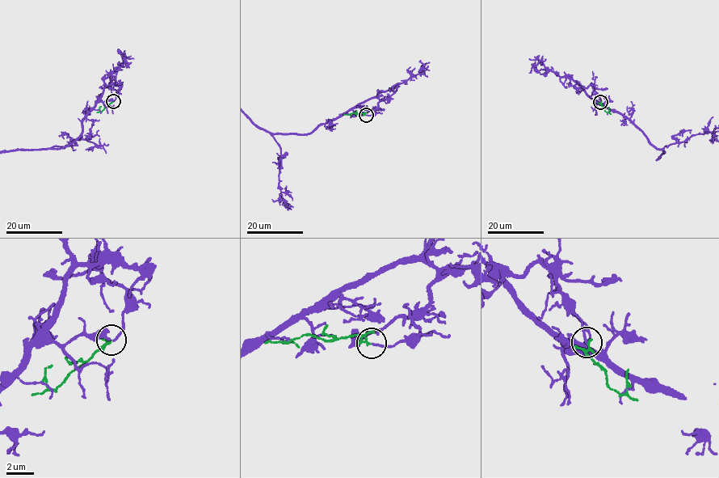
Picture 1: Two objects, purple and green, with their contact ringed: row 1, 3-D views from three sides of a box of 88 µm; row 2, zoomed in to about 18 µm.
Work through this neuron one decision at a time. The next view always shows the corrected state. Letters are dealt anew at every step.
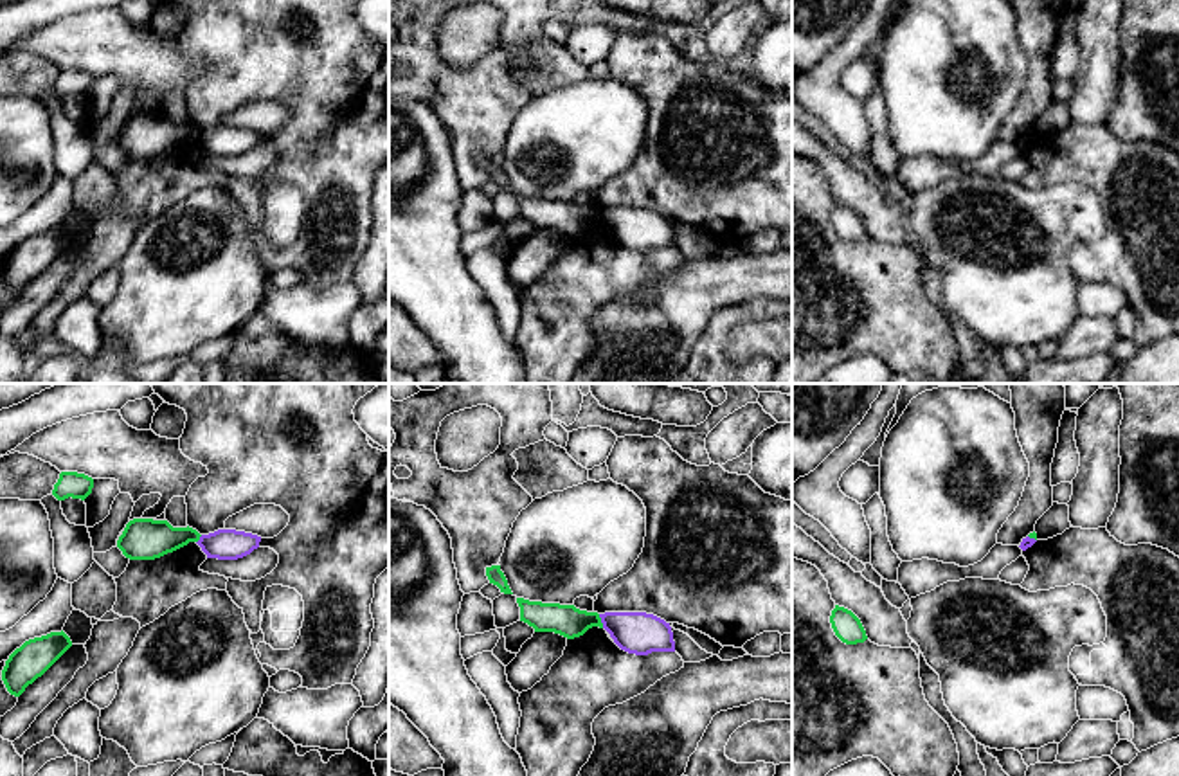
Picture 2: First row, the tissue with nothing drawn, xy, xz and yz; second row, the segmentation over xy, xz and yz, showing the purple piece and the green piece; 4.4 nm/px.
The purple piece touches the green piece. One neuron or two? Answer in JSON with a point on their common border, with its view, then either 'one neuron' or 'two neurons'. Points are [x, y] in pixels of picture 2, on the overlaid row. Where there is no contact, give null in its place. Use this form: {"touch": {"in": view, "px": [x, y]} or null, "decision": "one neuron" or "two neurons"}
{"touch": {"in": "xz", "px": [602, 622]}, "decision": "two neurons"}

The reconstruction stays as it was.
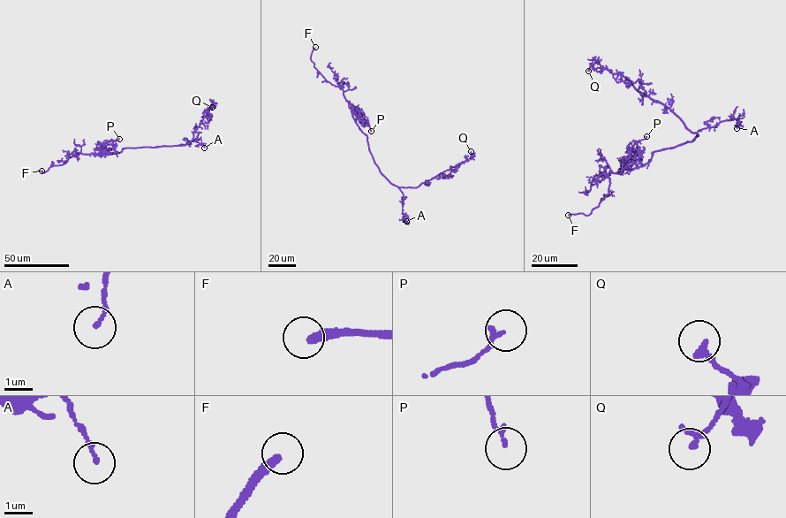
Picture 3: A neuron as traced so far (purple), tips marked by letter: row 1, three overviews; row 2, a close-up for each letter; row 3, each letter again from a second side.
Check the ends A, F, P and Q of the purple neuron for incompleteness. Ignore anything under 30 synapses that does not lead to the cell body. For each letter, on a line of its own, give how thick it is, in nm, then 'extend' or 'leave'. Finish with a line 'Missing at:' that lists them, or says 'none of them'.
A: 150 nm | leave
F: 280 nm | extend
P: 150 nm | leave
Q: 170 nm | leave
Missing at: F

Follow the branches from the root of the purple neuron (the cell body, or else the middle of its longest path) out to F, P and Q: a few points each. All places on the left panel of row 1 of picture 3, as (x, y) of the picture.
F: (137, 148), (124, 148), (112, 154), (79, 152), (64, 163), (41, 171)
P: (137, 148), (99, 154), (103, 144), (119, 139)
Q: (137, 148), (188, 143), (212, 102), (212, 107)

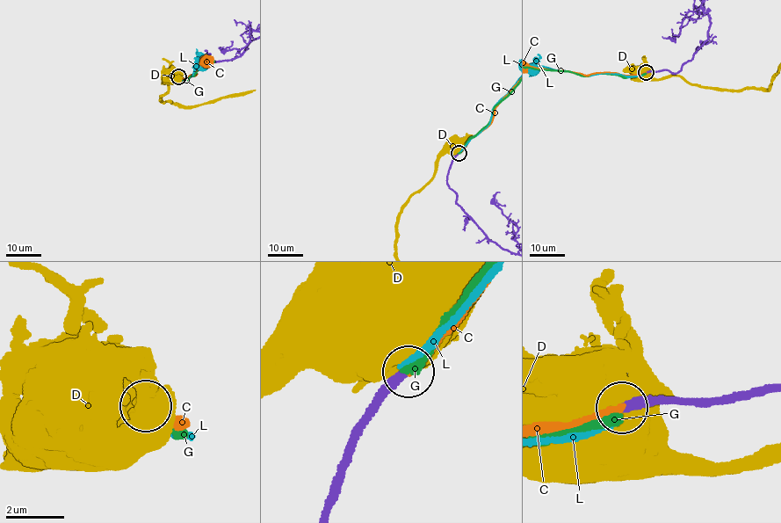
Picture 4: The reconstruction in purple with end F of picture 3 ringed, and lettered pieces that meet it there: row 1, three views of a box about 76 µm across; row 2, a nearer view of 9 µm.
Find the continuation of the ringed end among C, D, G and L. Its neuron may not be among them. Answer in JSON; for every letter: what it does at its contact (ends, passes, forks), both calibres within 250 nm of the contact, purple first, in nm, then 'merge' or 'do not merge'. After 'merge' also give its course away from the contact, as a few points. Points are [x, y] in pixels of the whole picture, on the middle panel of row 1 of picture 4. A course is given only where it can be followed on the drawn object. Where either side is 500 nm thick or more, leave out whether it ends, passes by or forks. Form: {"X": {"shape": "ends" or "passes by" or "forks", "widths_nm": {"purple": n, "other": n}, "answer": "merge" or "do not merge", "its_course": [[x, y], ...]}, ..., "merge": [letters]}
{"C": {"shape": "ends", "widths_nm": {"purple": 300, "other": 260}, "answer": "merge"}, "D": {"widths_nm": {"purple": 360, "other": 1100}, "answer": "do not merge"}, "G": {"shape": "ends", "widths_nm": {"purple": 280, "other": 280}, "answer": "do not merge"}, "L": {"shape": "ends", "widths_nm": {"purple": 300, "other": 260}, "answer": "do not merge"}, "merge": ["C"]}

